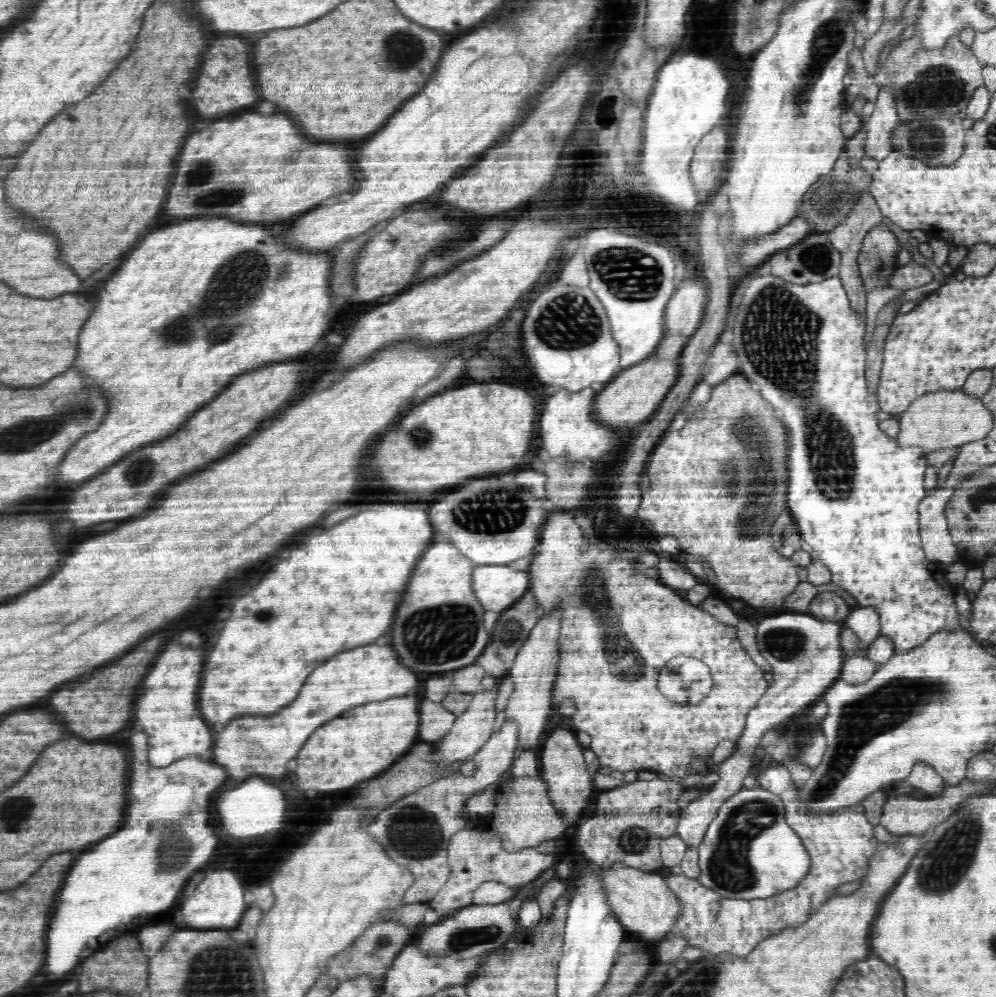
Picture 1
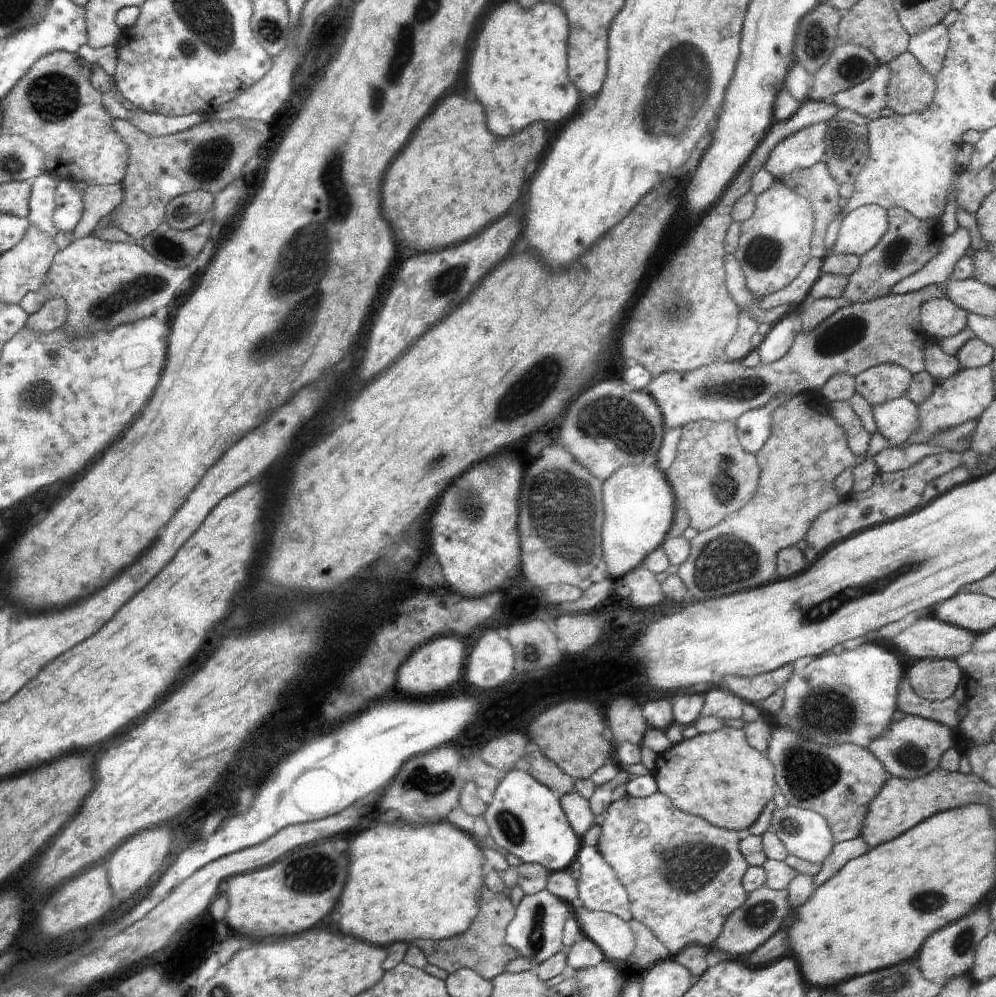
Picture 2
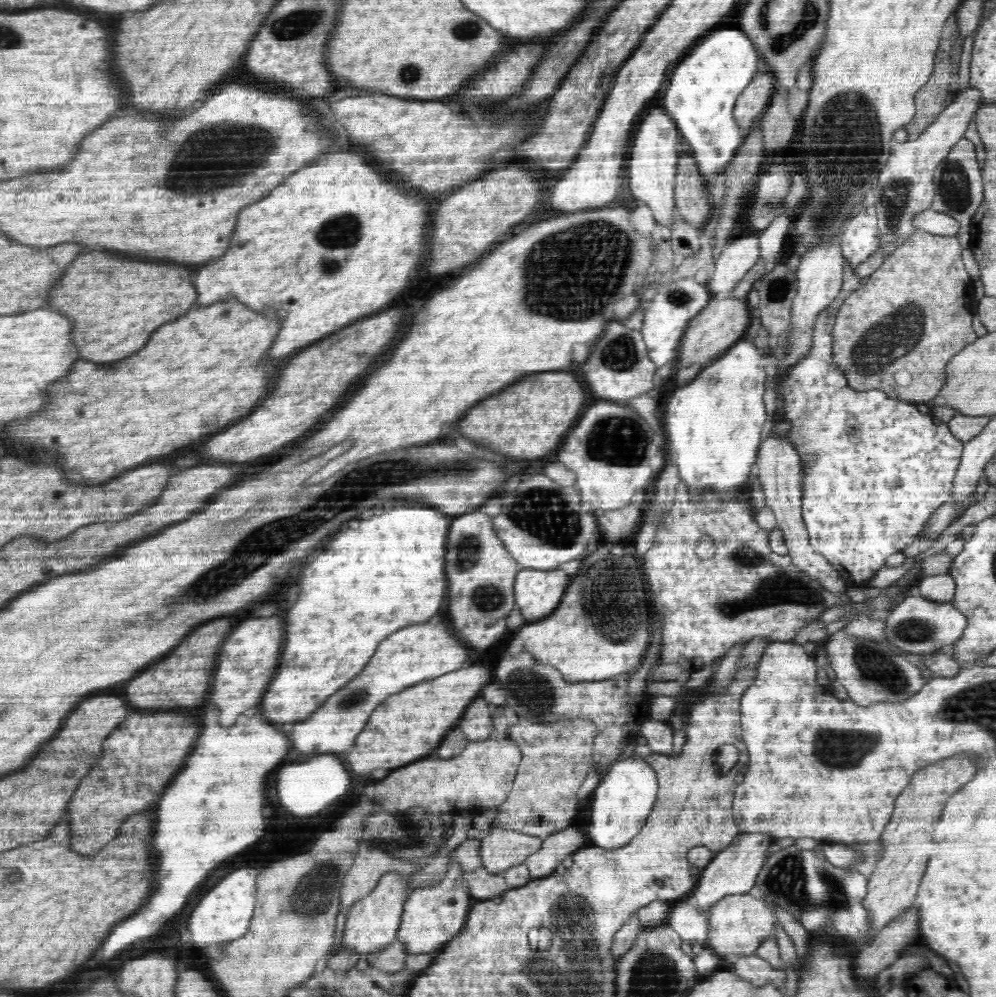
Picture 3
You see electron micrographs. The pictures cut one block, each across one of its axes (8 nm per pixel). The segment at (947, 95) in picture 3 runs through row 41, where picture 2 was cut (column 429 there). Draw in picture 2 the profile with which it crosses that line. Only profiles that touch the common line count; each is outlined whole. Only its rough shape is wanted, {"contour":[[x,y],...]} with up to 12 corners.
{"contour":[[482,888],[466,932],[411,944],[430,964],[492,980],[534,971],[506,942],[517,916],[510,894]]}

